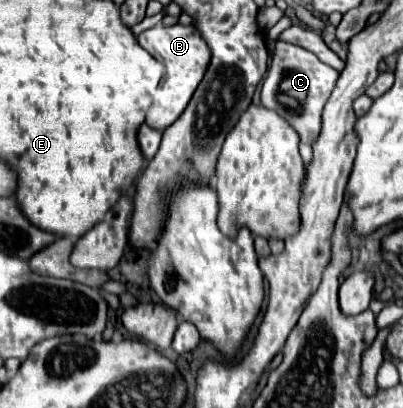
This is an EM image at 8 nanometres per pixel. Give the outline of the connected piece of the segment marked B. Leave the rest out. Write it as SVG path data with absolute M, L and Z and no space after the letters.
M157 24L157 26L141 32L137 36L137 40L153 58L161 60L165 64L165 70L167 70L163 82L159 84L159 88L153 96L153 104L151 104L147 118L145 118L145 122L151 128L165 130L169 124L173 124L181 116L181 112L189 104L189 98L193 96L195 88L199 86L199 82L207 70L211 52L205 46L203 38L197 34L195 26L183 26L183 24L175 24L175 26Z

